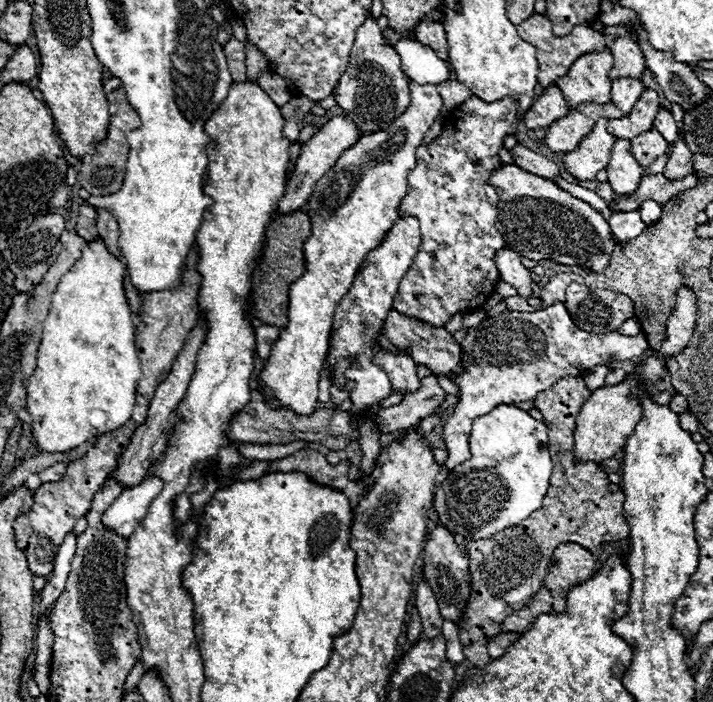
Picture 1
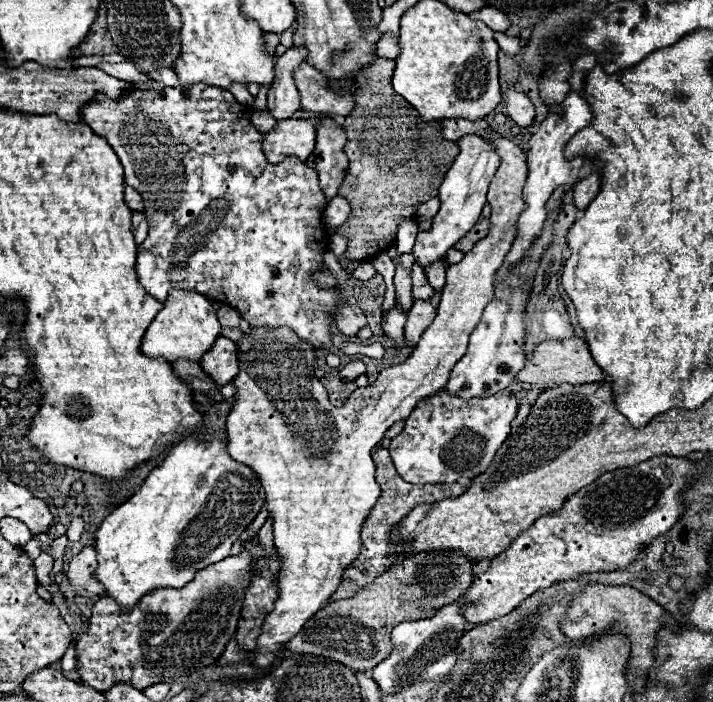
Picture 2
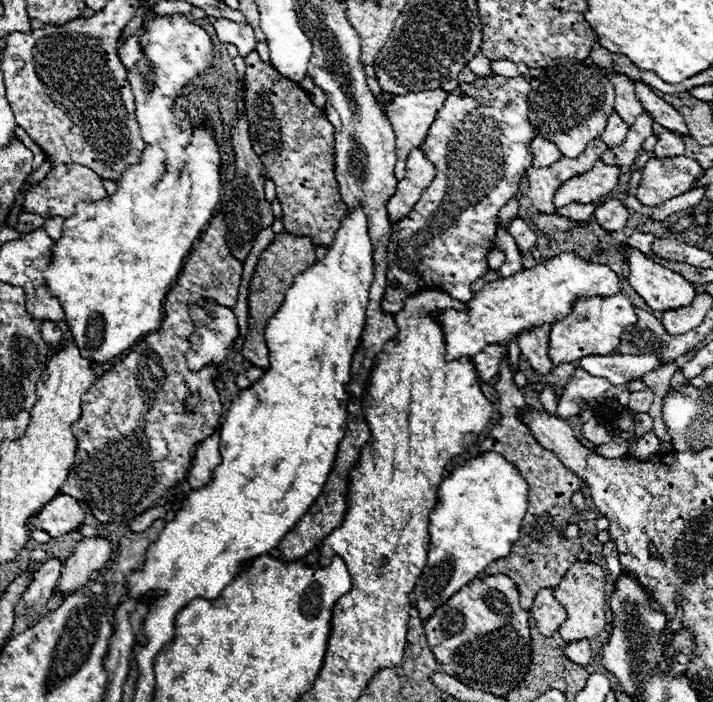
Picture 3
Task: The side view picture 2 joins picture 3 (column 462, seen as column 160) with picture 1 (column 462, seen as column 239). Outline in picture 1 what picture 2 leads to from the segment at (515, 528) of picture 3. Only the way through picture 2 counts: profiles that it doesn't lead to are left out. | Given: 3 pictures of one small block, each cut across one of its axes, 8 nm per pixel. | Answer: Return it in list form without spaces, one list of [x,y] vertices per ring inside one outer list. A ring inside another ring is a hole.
[[[496,406],[496,410],[474,420],[470,452],[472,458],[458,464],[434,496],[438,522],[452,534],[462,534],[464,540],[486,540],[542,508],[552,474],[548,430],[542,422],[516,406]]]

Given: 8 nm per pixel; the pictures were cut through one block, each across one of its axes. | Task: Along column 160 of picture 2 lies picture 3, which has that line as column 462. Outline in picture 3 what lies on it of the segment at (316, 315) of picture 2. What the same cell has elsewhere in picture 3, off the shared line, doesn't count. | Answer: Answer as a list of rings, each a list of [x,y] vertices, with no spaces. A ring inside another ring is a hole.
[[[494,76],[494,78],[476,78],[472,84],[458,84],[446,98],[444,108],[438,112],[432,128],[428,130],[428,136],[424,140],[424,144],[420,146],[420,150],[424,152],[424,156],[434,164],[436,168],[436,176],[432,180],[432,184],[424,190],[422,198],[418,200],[418,204],[412,208],[412,212],[408,212],[406,218],[402,218],[396,226],[392,226],[392,234],[390,234],[390,244],[388,244],[388,284],[386,284],[386,294],[382,300],[382,310],[386,314],[396,314],[402,310],[404,300],[412,294],[416,294],[418,290],[424,288],[440,288],[444,292],[448,292],[452,298],[460,300],[460,302],[468,302],[472,298],[472,288],[470,284],[484,276],[490,268],[488,268],[488,252],[494,248],[494,238],[496,238],[496,228],[498,228],[498,212],[500,208],[514,198],[514,194],[518,192],[518,182],[520,178],[526,174],[526,168],[532,166],[532,152],[528,148],[528,144],[532,142],[532,138],[536,136],[530,120],[528,120],[528,92],[530,92],[530,84],[526,82],[524,76],[516,76],[516,78],[504,78],[504,76]]]

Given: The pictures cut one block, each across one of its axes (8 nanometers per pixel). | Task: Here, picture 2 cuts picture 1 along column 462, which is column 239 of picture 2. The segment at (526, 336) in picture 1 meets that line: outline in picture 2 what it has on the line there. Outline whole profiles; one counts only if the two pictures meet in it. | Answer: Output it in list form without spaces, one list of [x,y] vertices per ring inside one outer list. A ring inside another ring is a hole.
[[[442,120],[442,134],[446,140],[458,140],[460,136],[480,132],[480,136],[492,140],[496,144],[496,154],[500,154],[500,166],[488,190],[488,204],[492,208],[490,214],[490,232],[486,238],[478,240],[476,246],[464,254],[458,264],[452,264],[446,270],[446,286],[442,290],[442,298],[438,304],[438,316],[420,336],[418,346],[406,358],[406,362],[386,368],[380,372],[378,380],[366,388],[358,388],[352,392],[350,400],[344,408],[336,408],[330,404],[328,394],[322,382],[314,376],[314,346],[300,340],[290,328],[252,328],[242,334],[236,342],[238,346],[238,364],[240,374],[232,380],[236,388],[234,406],[226,418],[228,432],[228,452],[234,460],[248,464],[260,478],[262,488],[266,490],[266,506],[274,516],[274,546],[280,554],[282,568],[278,576],[280,596],[274,604],[274,610],[268,614],[262,634],[258,636],[256,656],[252,666],[260,670],[278,666],[278,652],[282,646],[300,632],[300,628],[310,620],[322,606],[328,604],[328,598],[336,592],[344,568],[354,562],[360,554],[360,528],[376,504],[380,496],[380,486],[374,480],[374,462],[372,448],[384,438],[386,430],[410,416],[418,402],[436,390],[446,388],[448,376],[452,368],[460,362],[468,348],[468,336],[478,326],[484,308],[492,302],[494,296],[494,274],[504,262],[512,240],[516,236],[516,222],[520,212],[526,208],[522,200],[522,188],[526,182],[526,154],[512,140],[504,138],[498,132],[488,134],[490,126],[486,120],[470,122],[470,120]]]

